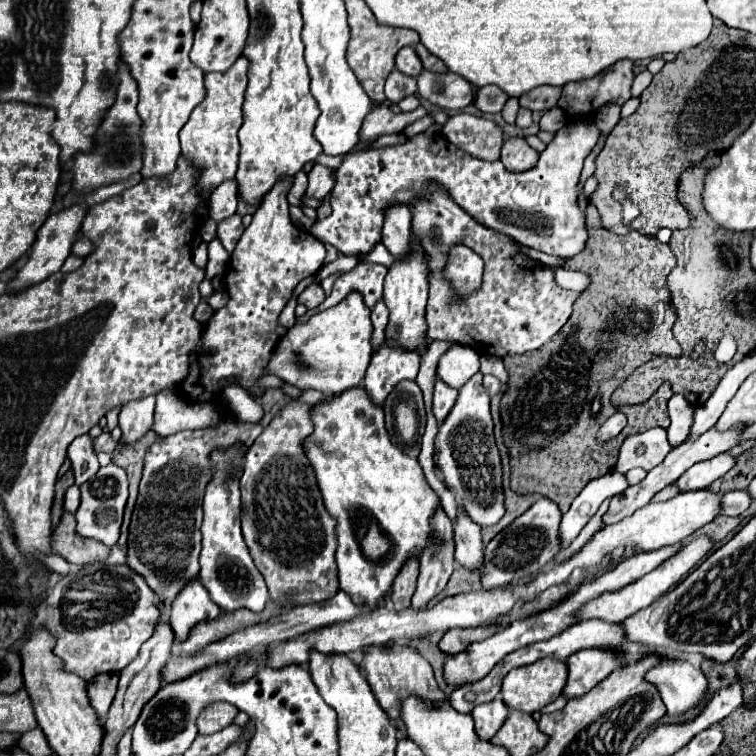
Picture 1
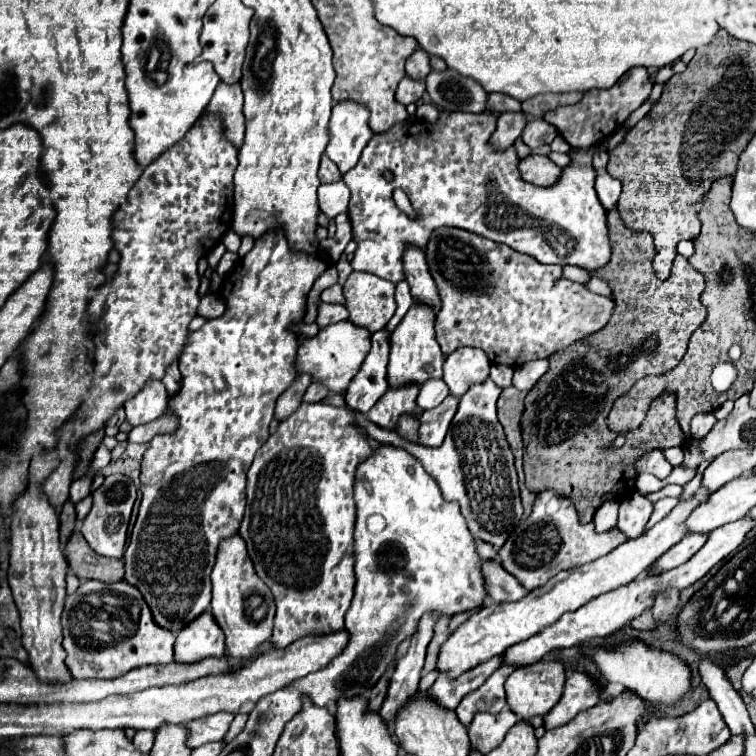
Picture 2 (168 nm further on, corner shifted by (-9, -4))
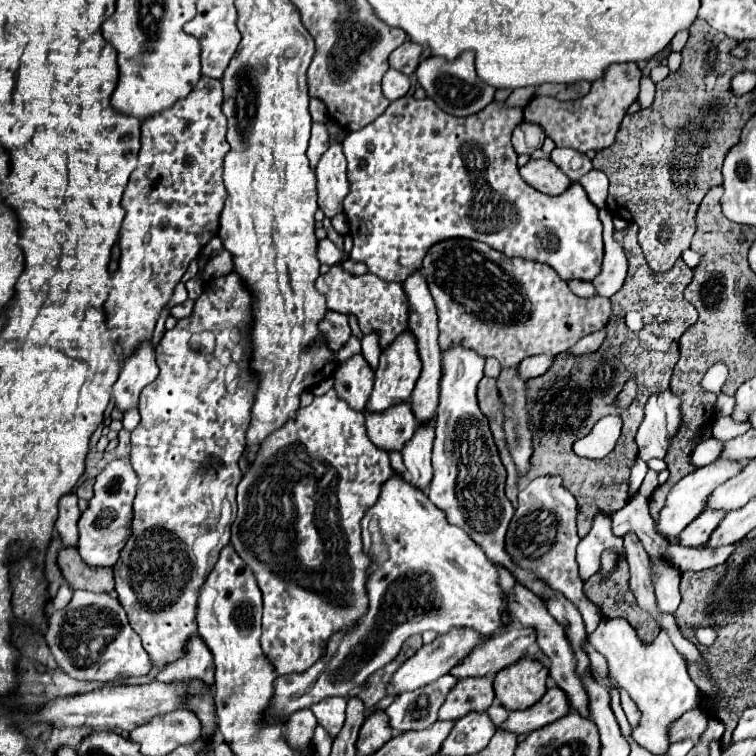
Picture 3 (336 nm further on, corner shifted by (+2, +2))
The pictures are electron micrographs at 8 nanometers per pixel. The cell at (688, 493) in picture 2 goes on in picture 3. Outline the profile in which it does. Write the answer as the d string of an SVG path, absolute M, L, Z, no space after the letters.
M722 416L714 422L712 436L726 442L730 438L736 438L738 434L744 434L746 430L750 430L750 422L738 422L732 416Z

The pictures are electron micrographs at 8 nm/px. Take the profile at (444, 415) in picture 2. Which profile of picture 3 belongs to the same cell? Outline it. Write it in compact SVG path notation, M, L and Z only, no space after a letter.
M434 422L428 424L428 428L416 428L412 440L408 440L408 446L404 446L402 452L404 464L408 468L406 482L418 490L426 490L432 480L432 466L430 466L432 436L434 436Z

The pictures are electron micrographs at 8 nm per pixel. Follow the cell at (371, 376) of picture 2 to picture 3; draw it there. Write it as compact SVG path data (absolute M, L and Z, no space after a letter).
M356 354L352 360L340 364L338 370L334 372L336 392L354 410L362 410L364 404L368 402L368 396L372 392L372 380L374 380L374 372L370 370L362 354Z

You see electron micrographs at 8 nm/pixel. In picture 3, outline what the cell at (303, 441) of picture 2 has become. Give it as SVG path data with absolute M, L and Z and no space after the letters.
M328 390L324 396L314 398L314 402L306 408L300 408L296 414L296 420L290 420L284 428L276 430L272 436L266 438L266 442L260 446L260 452L256 460L246 468L246 474L242 476L238 484L238 518L232 524L232 546L238 552L238 556L254 570L258 586L264 594L264 618L262 618L262 648L266 656L272 660L274 668L278 674L302 674L306 672L312 664L316 664L326 650L326 644L332 634L338 632L350 632L360 618L368 612L368 566L370 566L370 556L364 554L362 548L362 536L360 536L360 520L364 518L364 512L376 504L380 496L382 484L392 478L392 468L390 468L390 456L376 448L368 434L366 434L366 424L364 424L364 414L358 410L352 410L338 394L336 390Z

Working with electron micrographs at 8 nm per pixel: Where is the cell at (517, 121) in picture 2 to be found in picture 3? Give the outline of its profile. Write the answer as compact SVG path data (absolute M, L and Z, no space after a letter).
M528 86L528 88L516 88L510 98L506 100L508 106L526 106L528 104L528 98L534 96L536 92L536 86Z

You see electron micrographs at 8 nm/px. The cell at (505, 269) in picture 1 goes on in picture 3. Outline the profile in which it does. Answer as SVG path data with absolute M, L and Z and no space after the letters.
M446 240L428 250L422 276L434 298L440 348L462 344L480 356L494 356L502 366L518 366L534 354L558 356L580 338L604 328L612 316L610 300L578 298L546 264L508 258L482 242Z

